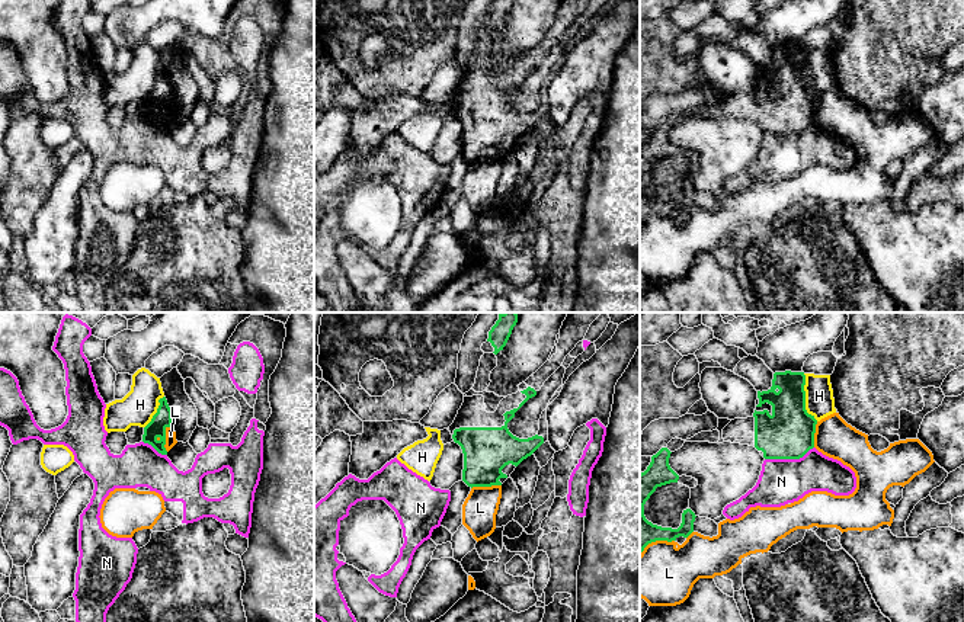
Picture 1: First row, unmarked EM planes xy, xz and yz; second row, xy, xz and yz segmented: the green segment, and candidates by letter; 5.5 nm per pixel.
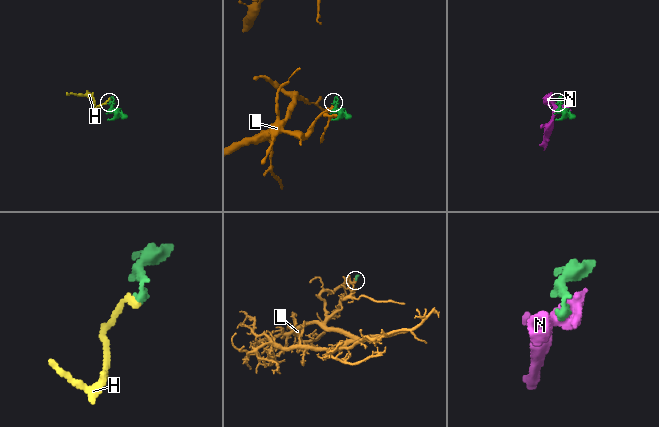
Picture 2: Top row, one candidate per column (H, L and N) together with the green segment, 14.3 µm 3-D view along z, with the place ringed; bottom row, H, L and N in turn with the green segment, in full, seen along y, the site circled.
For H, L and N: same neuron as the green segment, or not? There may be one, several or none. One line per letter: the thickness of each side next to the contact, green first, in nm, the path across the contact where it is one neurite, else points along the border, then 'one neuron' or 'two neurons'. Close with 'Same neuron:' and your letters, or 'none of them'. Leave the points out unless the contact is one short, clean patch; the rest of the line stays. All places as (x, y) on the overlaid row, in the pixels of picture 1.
H: 280 nm thick on the green side, 160 nm on the other; border along yz (803, 374), (804, 409), (817, 420); two neurons
L: 260 nm thick on the green side, 190 nm on the other; two neurons
N: 280 nm thick on the green side, 260 nm on the other; two neurons
Same neuron: none of them

